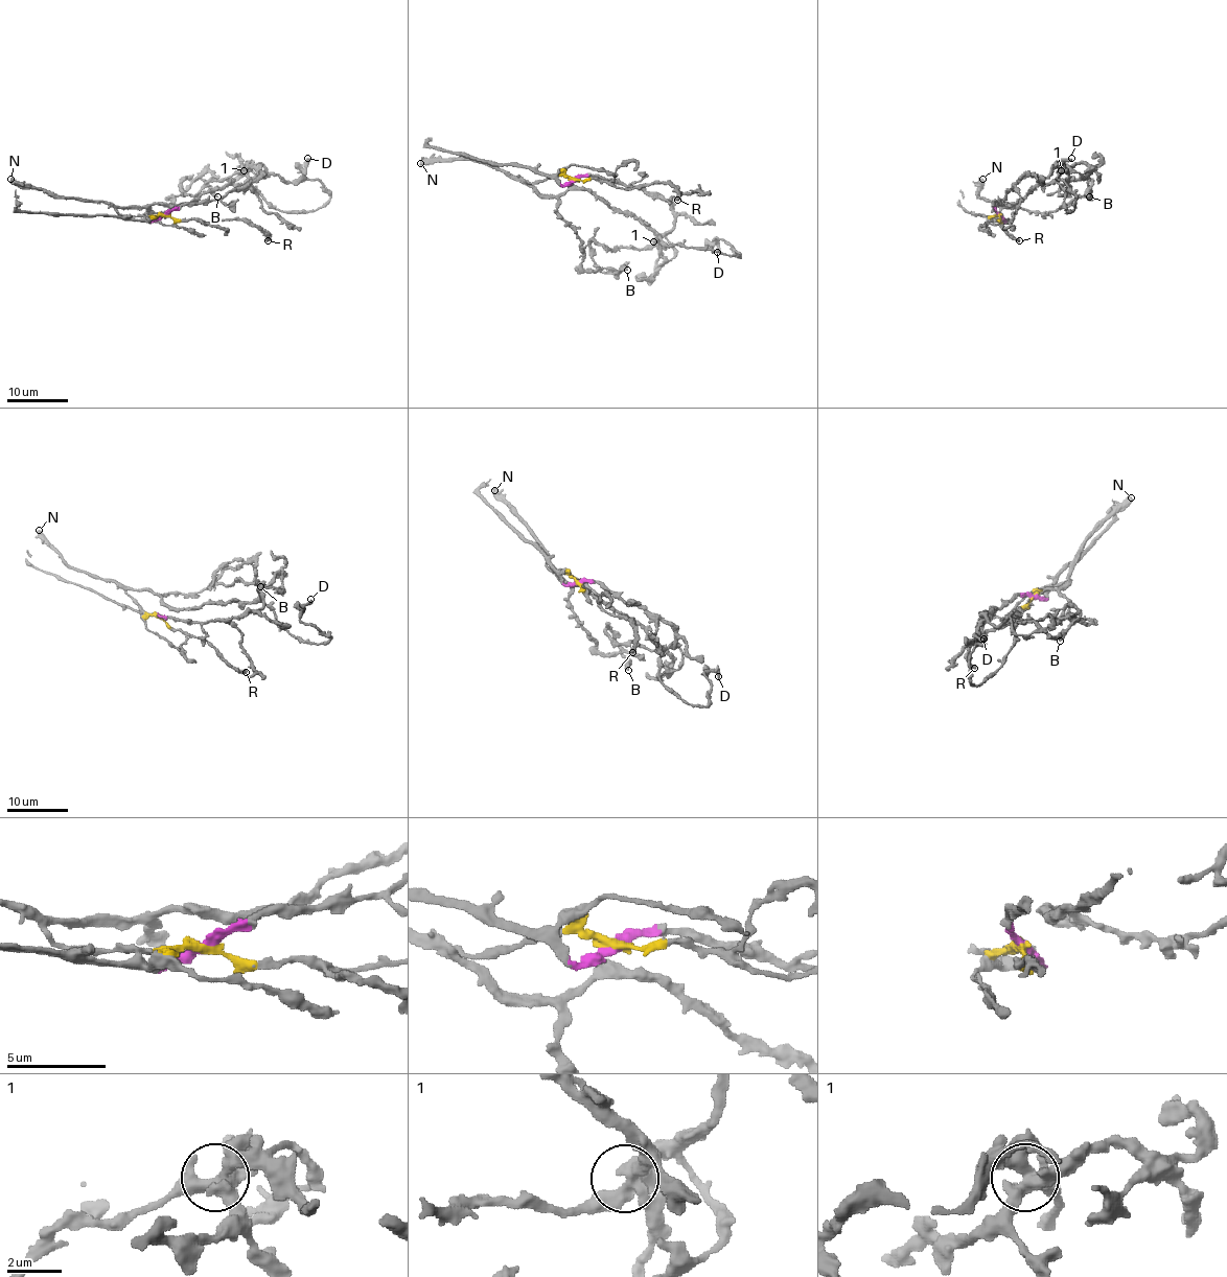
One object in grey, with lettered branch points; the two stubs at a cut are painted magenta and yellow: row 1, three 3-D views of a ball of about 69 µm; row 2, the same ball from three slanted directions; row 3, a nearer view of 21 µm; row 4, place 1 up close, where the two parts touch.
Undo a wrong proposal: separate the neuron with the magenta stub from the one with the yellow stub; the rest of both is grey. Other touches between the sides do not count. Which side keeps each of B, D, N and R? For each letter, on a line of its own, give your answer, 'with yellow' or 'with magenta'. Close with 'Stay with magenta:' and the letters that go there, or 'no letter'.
B: with magenta
D: with yellow
N: with yellow
R: with yellow
Stay with magenta: B

